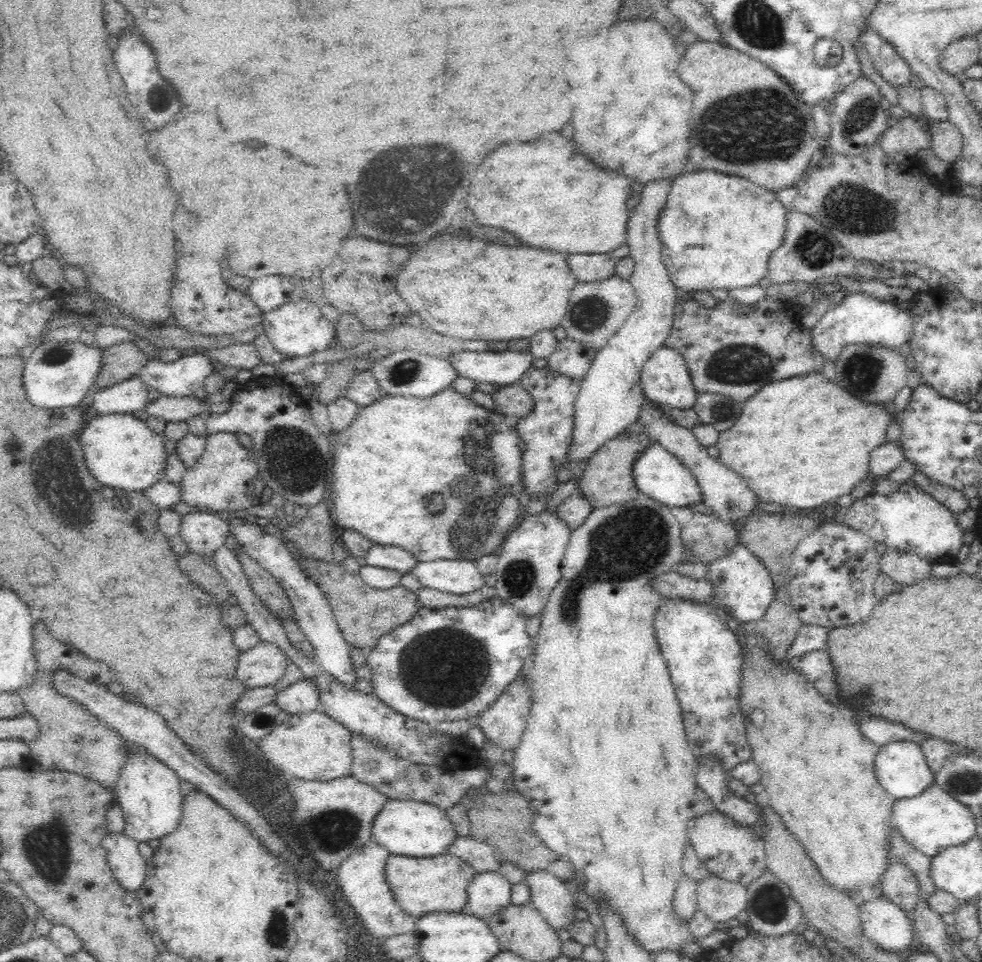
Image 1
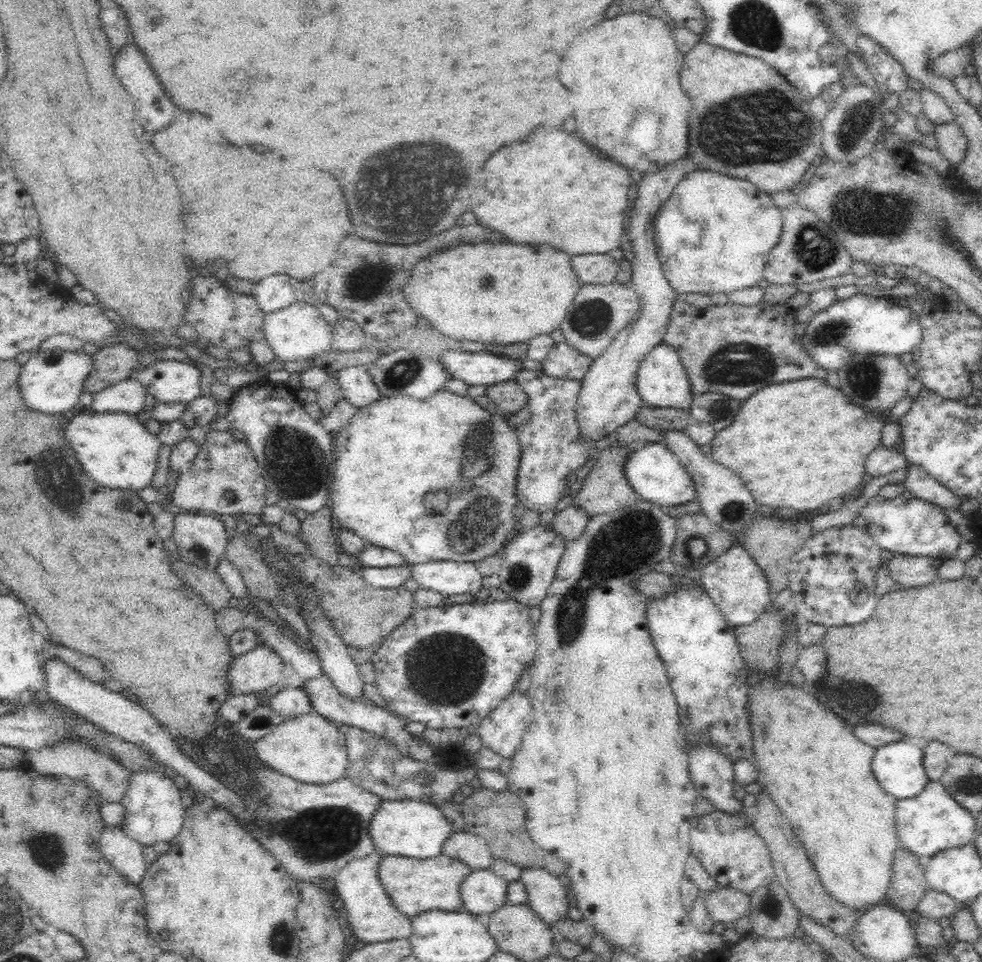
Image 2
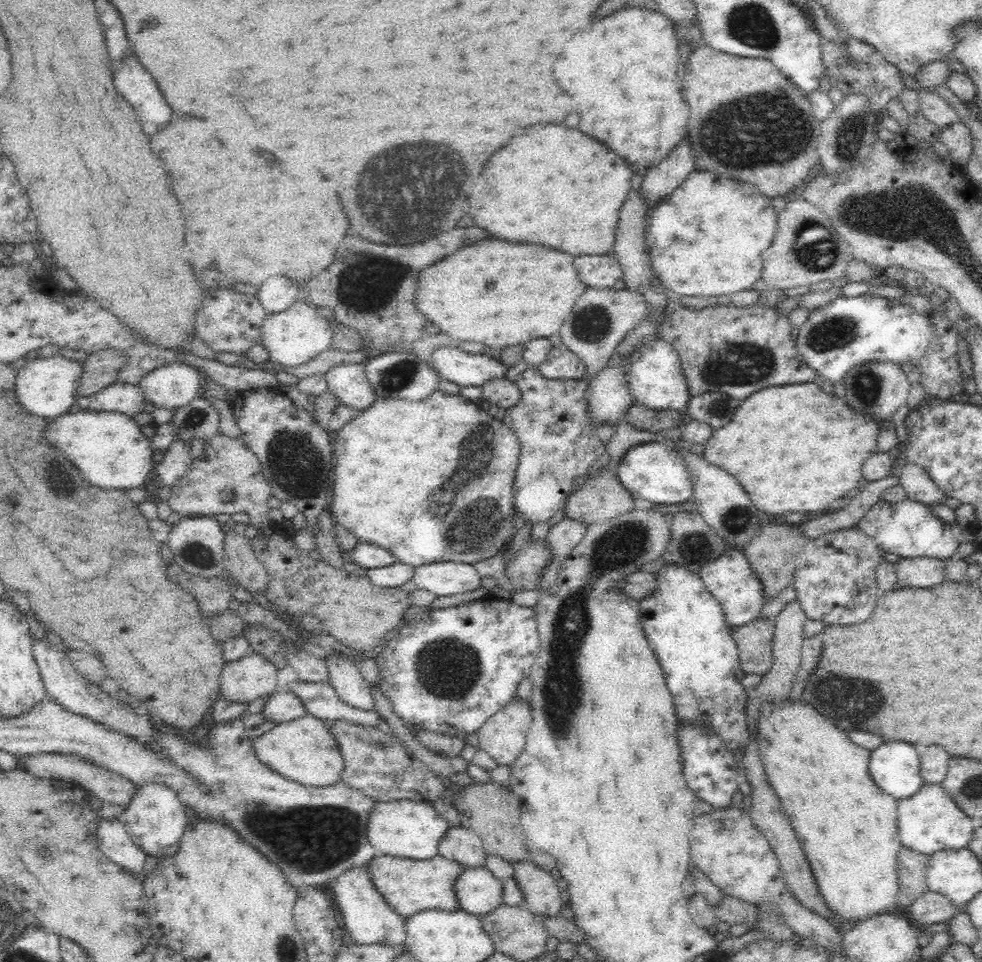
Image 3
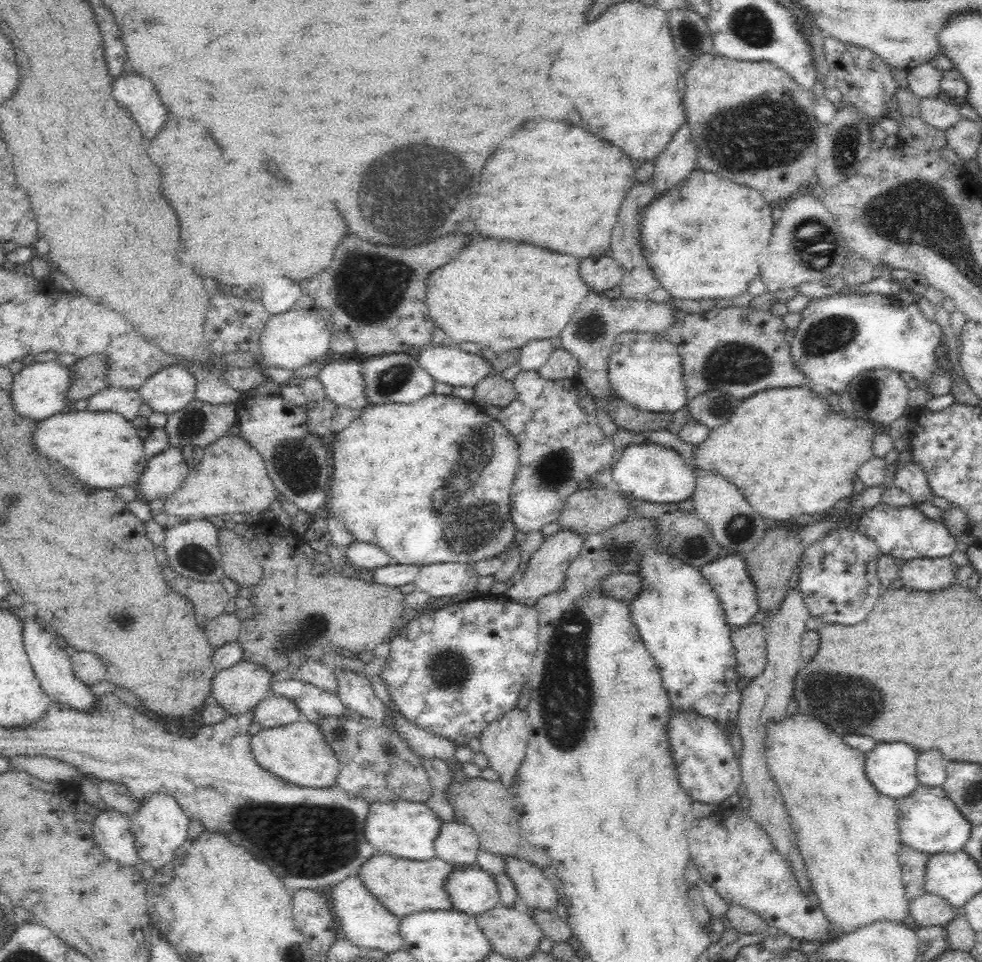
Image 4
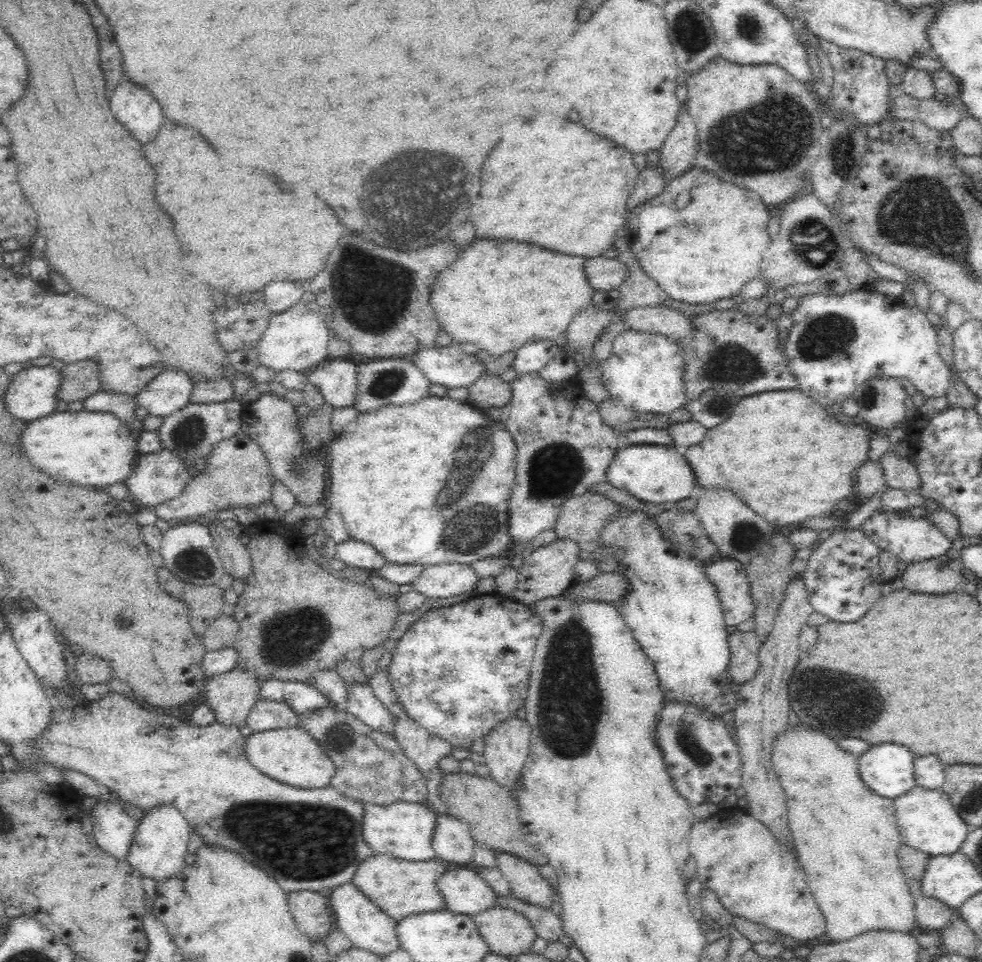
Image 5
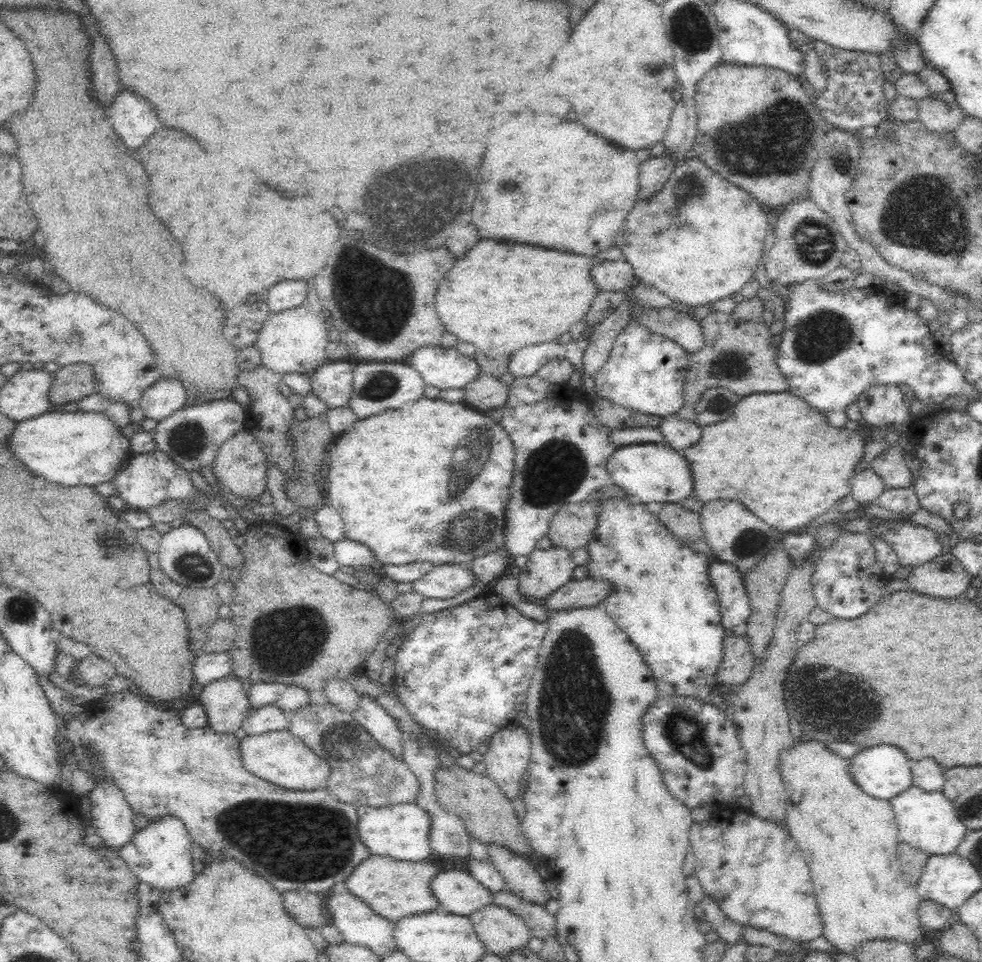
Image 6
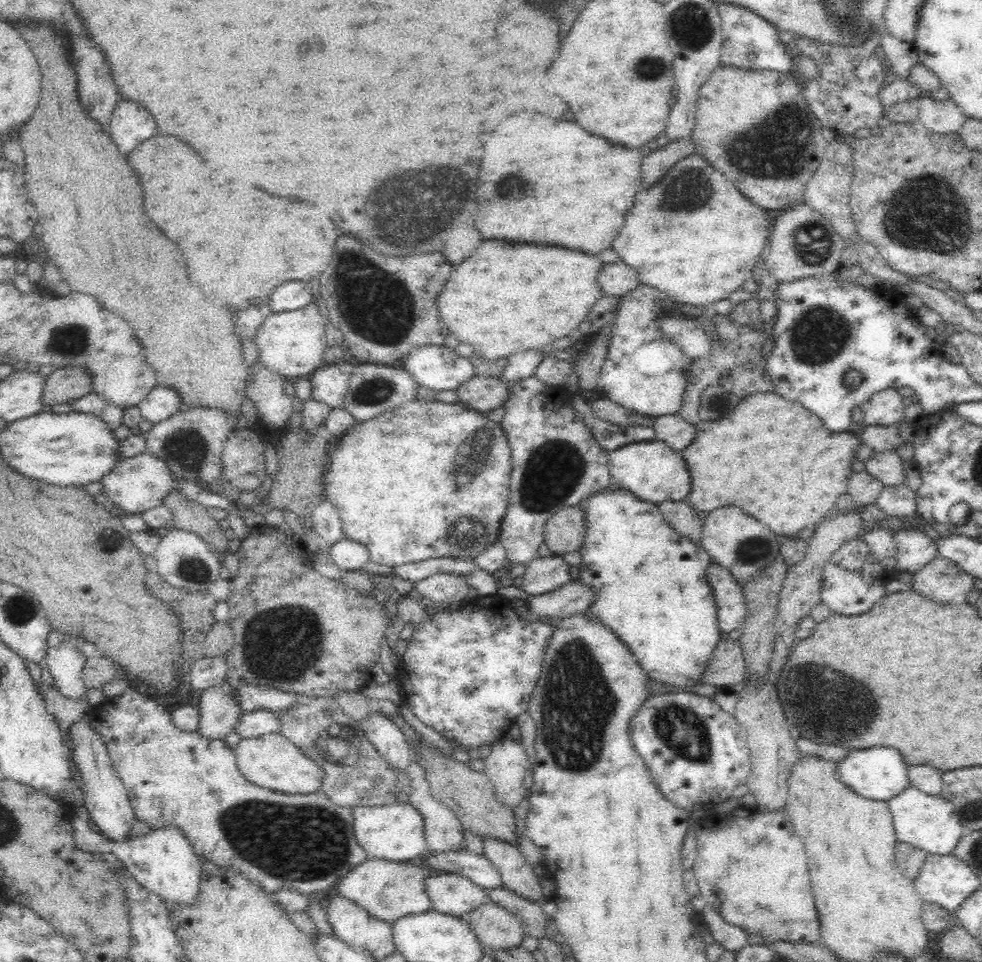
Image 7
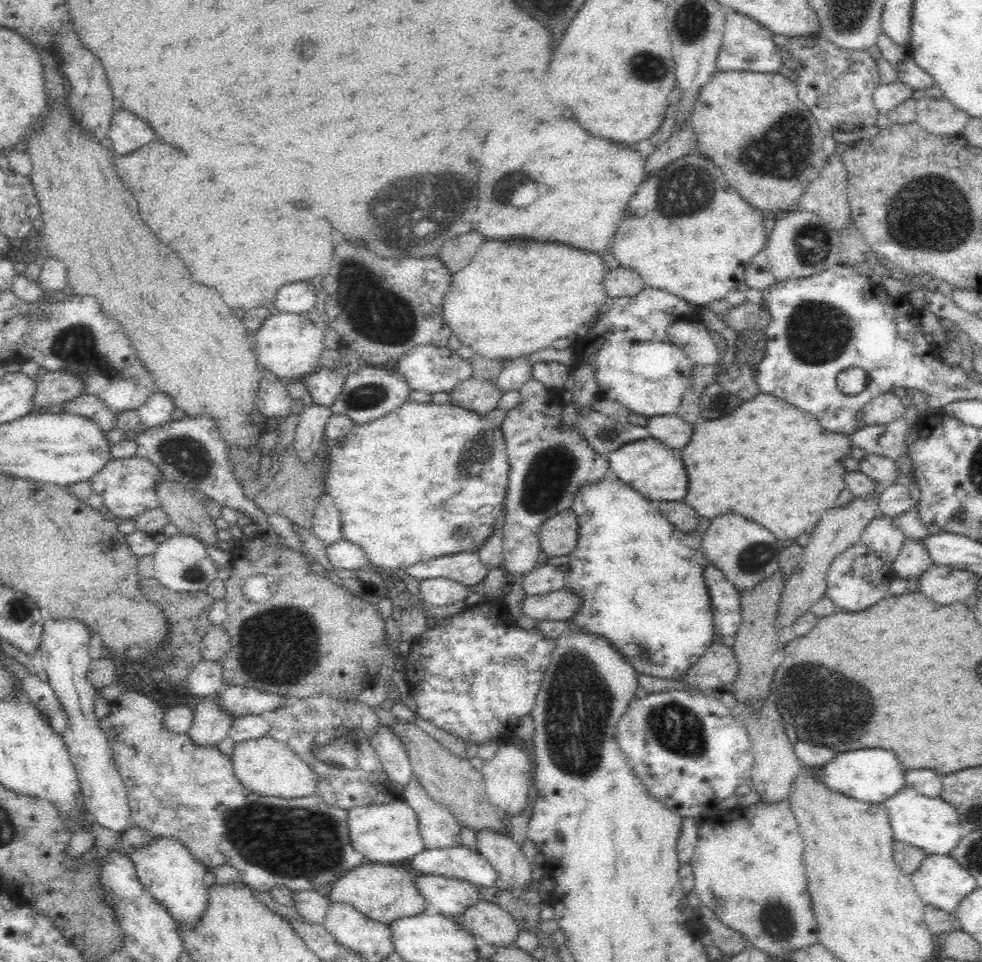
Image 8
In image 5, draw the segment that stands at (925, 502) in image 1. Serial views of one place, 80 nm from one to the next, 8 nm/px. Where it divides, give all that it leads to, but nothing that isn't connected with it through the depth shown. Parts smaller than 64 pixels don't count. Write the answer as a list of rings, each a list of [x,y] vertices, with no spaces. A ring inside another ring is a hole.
[[[878,509],[860,528],[879,548],[885,548],[896,556],[901,561],[902,567],[942,556],[946,554],[950,547],[958,545],[946,538],[934,524],[924,519],[924,517],[900,516],[899,512],[894,511],[881,512]]]

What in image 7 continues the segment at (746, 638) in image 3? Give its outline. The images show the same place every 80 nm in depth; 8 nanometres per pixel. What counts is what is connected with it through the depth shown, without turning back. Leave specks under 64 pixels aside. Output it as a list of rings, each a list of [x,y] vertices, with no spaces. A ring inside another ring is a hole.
[[[719,640],[712,650],[712,660],[702,672],[702,682],[721,689],[737,689],[746,678],[746,665],[740,643]]]

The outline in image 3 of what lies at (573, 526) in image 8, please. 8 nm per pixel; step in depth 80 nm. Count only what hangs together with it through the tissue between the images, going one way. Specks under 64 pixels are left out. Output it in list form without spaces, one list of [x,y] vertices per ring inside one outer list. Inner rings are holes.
[[[595,472],[591,477],[584,478],[580,486],[567,498],[563,511],[564,517],[574,521],[582,521],[588,528],[591,524],[609,521],[633,509],[634,496],[622,487],[616,473],[613,477],[608,477],[607,473]]]

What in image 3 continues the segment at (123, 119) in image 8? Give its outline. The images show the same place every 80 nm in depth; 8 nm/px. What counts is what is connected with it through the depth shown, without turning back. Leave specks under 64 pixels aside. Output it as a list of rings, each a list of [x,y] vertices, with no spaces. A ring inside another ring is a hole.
[[[126,54],[122,68],[114,76],[114,88],[130,102],[146,136],[160,132],[172,116],[172,108],[164,102],[152,76],[140,66],[140,62]]]

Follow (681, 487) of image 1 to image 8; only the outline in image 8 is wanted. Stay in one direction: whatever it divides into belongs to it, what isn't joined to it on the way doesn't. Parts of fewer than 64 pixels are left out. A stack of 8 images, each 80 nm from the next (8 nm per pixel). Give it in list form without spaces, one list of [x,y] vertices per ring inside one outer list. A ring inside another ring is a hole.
[[[648,437],[623,444],[607,453],[606,457],[618,479],[652,501],[678,501],[686,494],[688,477],[682,462],[681,449],[670,448],[663,442]]]

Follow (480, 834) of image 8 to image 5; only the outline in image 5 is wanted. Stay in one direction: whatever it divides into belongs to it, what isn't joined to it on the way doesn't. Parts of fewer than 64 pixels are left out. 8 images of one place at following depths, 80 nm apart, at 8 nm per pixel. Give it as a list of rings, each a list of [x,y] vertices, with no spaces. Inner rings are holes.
[[[494,852],[496,867],[508,880],[511,895],[528,904],[549,908],[555,900],[552,887],[538,873],[536,865],[526,862],[516,855]]]

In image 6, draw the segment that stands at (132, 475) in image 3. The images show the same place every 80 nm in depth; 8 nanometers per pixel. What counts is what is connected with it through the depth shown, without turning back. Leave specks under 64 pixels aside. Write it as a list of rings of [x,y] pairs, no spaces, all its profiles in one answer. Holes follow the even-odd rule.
[[[57,408],[28,420],[16,421],[16,428],[8,444],[10,452],[34,474],[46,478],[50,483],[71,487],[94,486],[108,482],[126,466],[132,457],[128,454],[128,438],[122,435],[121,427],[114,425],[106,415],[97,412],[66,412]]]

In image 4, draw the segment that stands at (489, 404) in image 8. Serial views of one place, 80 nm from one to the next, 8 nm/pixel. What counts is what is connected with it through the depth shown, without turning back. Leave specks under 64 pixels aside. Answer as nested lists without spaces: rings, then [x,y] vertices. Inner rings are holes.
[[[501,374],[486,375],[472,388],[474,394],[470,402],[474,402],[481,409],[487,406],[504,408],[516,396],[512,381],[504,379]]]

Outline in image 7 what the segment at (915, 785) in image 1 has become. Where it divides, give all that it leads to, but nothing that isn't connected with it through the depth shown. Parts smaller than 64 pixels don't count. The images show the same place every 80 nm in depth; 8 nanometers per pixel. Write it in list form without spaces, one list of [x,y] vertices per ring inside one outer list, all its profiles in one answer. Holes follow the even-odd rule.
[[[864,748],[852,750],[837,764],[837,778],[854,793],[866,799],[888,801],[909,786],[908,767],[904,757],[894,748]]]

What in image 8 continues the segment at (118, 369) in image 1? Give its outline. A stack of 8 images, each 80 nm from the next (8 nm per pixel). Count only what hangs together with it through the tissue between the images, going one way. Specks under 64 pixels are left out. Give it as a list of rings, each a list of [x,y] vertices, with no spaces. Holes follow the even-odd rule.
[[[40,371],[34,377],[33,412],[42,412],[52,405],[60,406],[85,392],[84,382],[74,374]]]

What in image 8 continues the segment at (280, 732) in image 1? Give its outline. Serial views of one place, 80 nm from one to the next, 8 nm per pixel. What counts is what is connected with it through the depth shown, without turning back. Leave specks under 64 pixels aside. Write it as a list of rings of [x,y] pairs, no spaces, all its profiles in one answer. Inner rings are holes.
[[[268,736],[237,744],[230,755],[234,777],[242,788],[260,796],[276,796],[284,799],[301,799],[316,794],[317,774],[292,751],[288,744],[277,742]]]

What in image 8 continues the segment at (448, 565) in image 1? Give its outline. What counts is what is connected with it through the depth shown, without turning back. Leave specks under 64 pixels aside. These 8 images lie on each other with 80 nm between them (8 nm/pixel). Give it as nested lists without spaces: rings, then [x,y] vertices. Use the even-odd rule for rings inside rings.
[[[444,577],[426,579],[419,582],[418,598],[436,608],[450,606],[464,600],[468,594],[466,585]]]

